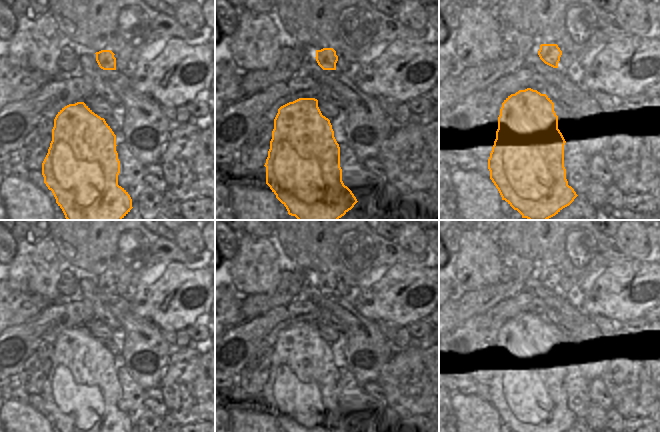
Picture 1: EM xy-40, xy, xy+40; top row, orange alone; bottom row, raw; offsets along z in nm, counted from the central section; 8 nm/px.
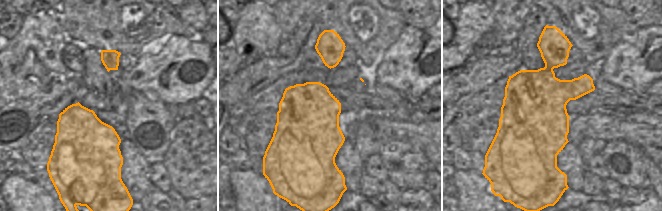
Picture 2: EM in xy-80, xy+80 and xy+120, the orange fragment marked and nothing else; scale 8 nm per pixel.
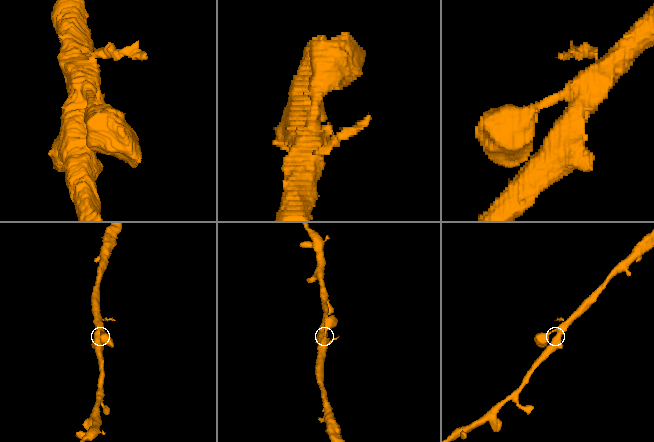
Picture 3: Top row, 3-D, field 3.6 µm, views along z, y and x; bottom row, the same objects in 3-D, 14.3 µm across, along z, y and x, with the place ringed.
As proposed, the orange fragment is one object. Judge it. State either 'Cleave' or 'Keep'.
Keep

